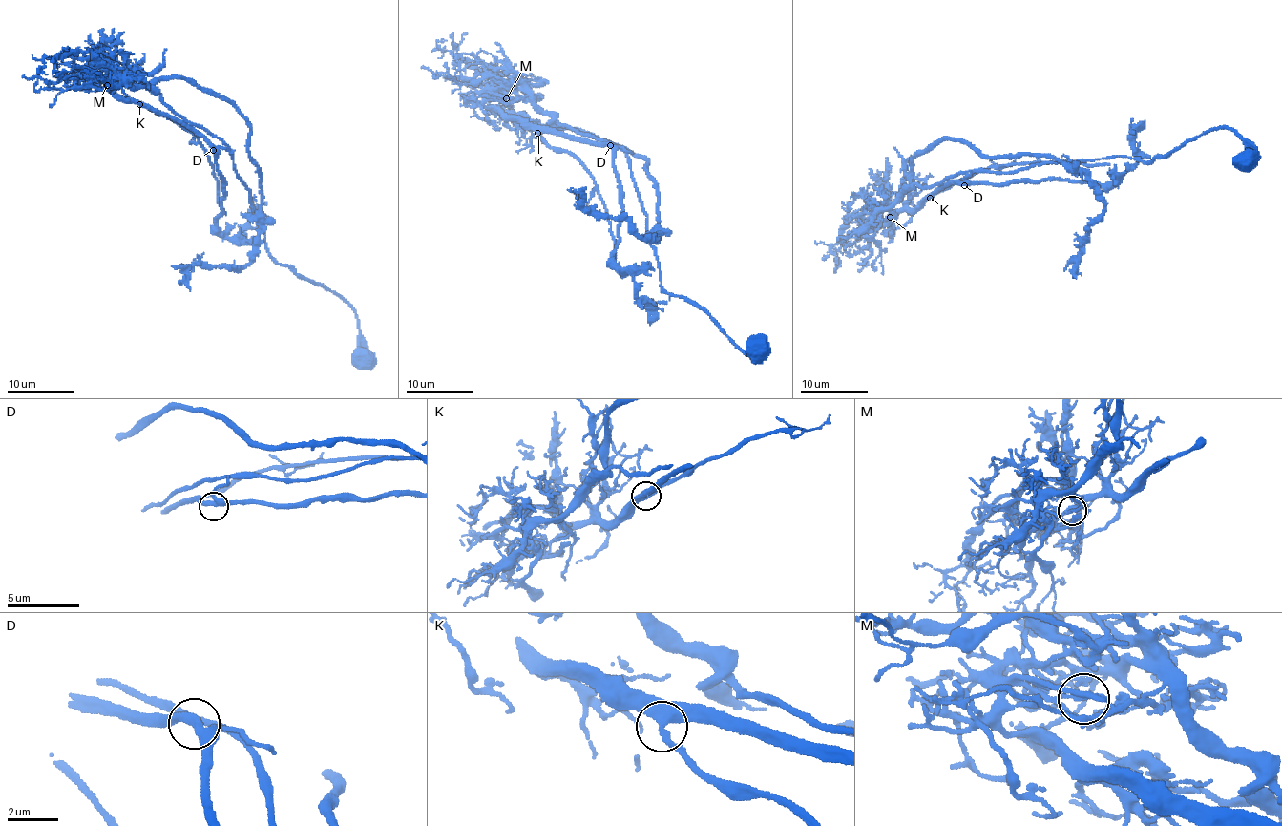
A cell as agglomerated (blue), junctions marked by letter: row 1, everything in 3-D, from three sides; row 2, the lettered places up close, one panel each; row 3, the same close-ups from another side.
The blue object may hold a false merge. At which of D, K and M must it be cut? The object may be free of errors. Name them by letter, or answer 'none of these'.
M

